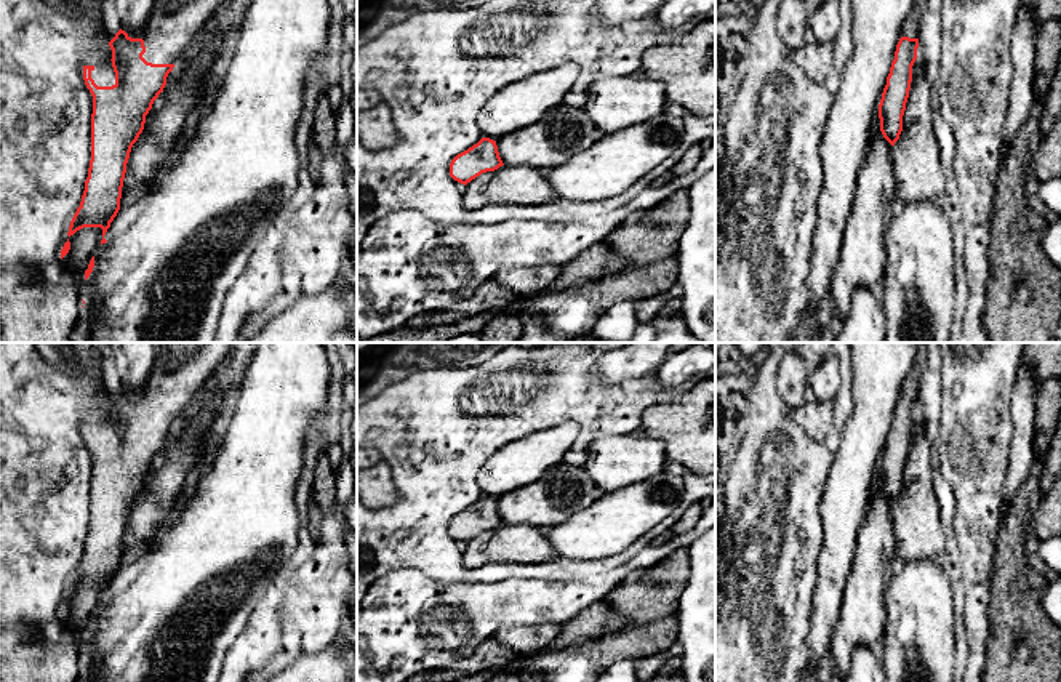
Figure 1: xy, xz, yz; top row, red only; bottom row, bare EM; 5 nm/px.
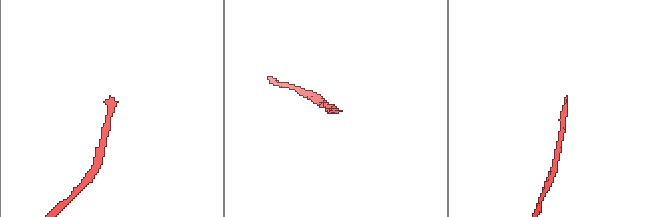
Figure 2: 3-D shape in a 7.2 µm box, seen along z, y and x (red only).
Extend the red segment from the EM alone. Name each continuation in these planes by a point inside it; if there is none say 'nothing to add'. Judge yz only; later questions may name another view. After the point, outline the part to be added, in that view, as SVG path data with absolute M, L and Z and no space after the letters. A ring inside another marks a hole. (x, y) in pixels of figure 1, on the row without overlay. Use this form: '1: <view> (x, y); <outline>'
1: yz (911, 385); M927 343L915 344L917 344L915 362L903 383L901 395L919 397L922 373L927 368Z

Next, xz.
nothing to add

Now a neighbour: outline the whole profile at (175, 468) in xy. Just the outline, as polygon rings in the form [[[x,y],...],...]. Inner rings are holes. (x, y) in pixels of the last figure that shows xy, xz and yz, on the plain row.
[[[174,426],[168,432],[166,443],[154,459],[146,474],[144,488],[131,506],[120,567],[136,562],[152,551],[152,544],[179,496],[194,482],[205,461],[216,453],[221,427],[208,427],[197,440],[189,440]]]

